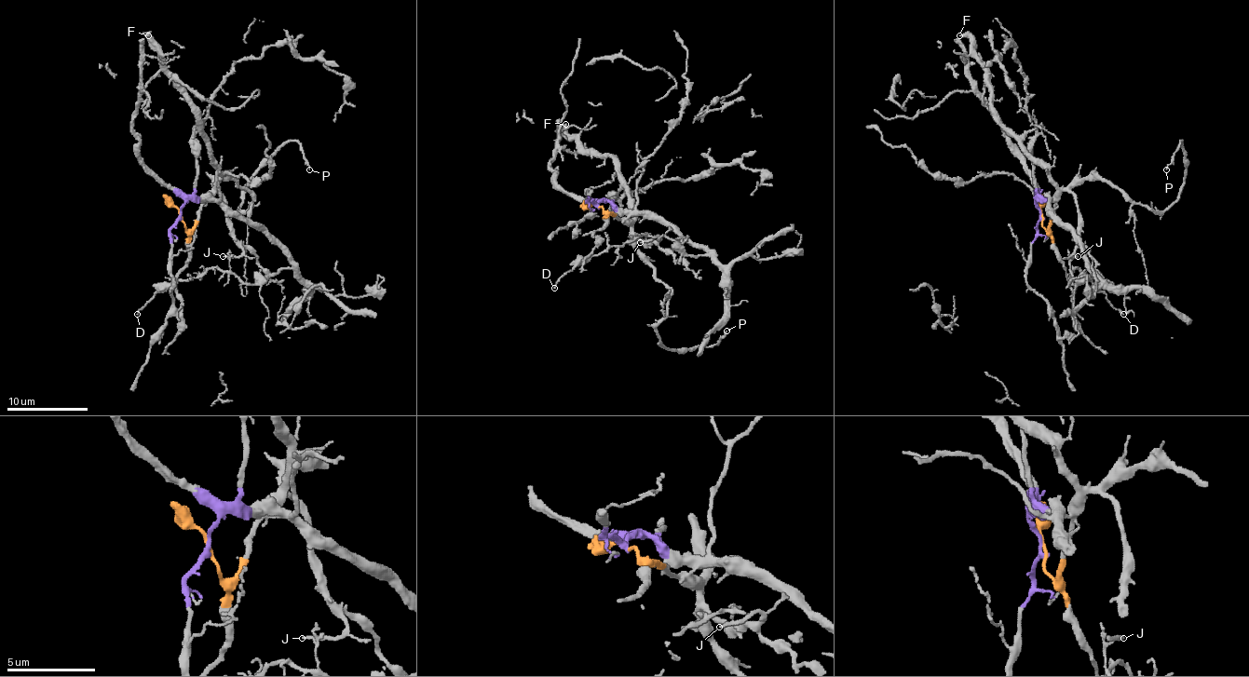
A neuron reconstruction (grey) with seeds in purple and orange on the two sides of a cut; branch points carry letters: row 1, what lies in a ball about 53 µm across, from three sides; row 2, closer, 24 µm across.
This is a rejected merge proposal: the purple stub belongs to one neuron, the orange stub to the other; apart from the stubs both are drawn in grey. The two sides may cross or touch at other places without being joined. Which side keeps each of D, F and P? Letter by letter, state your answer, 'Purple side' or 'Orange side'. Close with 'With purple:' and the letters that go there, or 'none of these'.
D: Purple side
F: Orange side
P: Orange side
With purple: D

